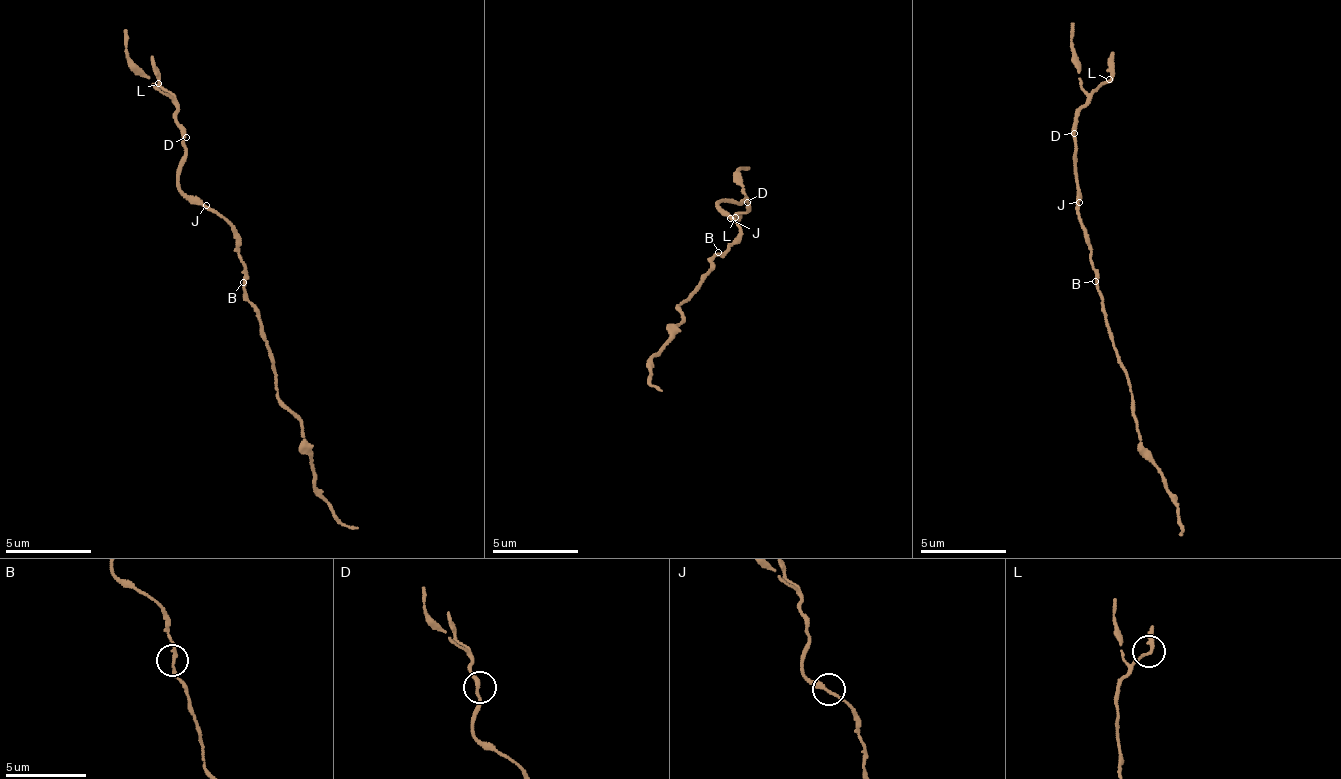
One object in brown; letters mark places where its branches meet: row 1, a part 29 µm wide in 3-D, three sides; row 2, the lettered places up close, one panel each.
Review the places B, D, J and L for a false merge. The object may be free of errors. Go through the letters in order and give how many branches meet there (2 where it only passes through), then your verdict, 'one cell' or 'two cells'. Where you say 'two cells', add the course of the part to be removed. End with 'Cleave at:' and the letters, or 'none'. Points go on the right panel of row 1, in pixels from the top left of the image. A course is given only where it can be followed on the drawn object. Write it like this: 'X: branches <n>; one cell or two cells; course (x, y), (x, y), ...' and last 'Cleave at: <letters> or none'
B: branches 2; one cell
D: branches 2; one cell
J: branches 2; one cell
L: branches 2; one cell
Cleave at: none

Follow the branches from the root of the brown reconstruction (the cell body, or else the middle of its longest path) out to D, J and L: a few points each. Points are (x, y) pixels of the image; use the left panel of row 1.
D: (245, 282), (239, 235), (233, 226), (181, 188), (179, 158), (185, 153), (185, 136)
J: (245, 282), (239, 235), (206, 205)
L: (245, 282), (239, 235), (181, 188), (179, 158), (185, 153), (185, 127), (168, 92), (158, 83)

